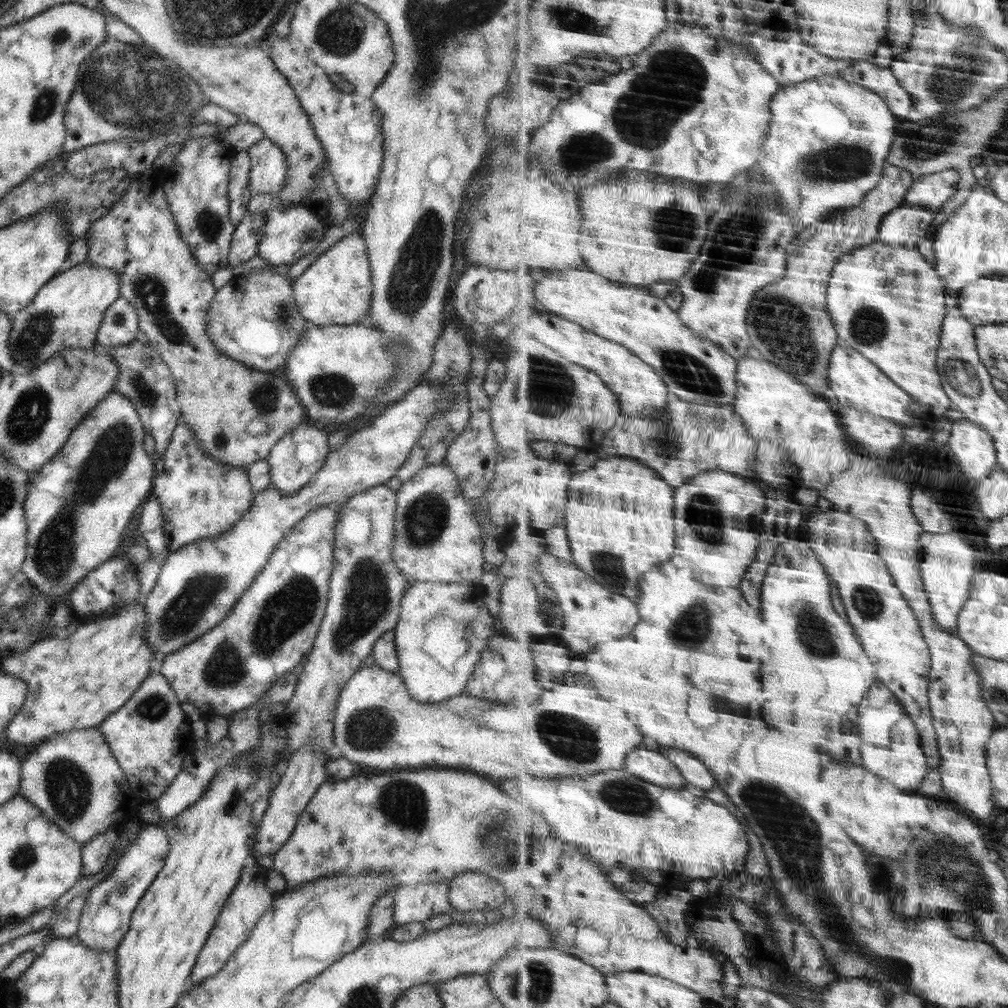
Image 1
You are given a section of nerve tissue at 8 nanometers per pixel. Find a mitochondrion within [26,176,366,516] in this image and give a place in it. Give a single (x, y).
(147, 288)

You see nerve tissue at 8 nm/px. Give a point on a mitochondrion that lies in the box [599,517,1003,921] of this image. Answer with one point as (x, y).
(947, 870)

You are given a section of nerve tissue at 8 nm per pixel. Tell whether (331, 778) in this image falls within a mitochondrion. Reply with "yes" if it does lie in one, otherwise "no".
no

